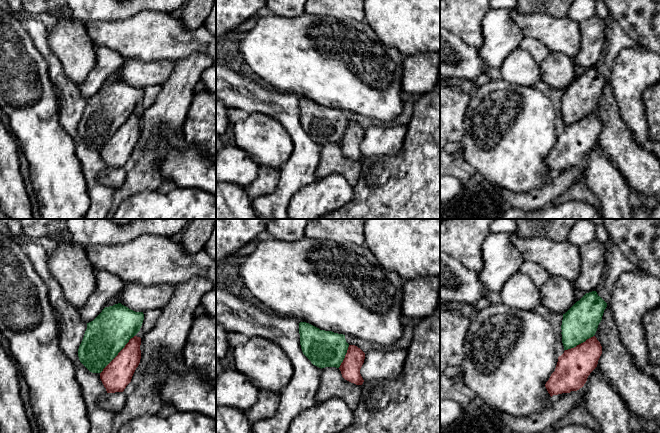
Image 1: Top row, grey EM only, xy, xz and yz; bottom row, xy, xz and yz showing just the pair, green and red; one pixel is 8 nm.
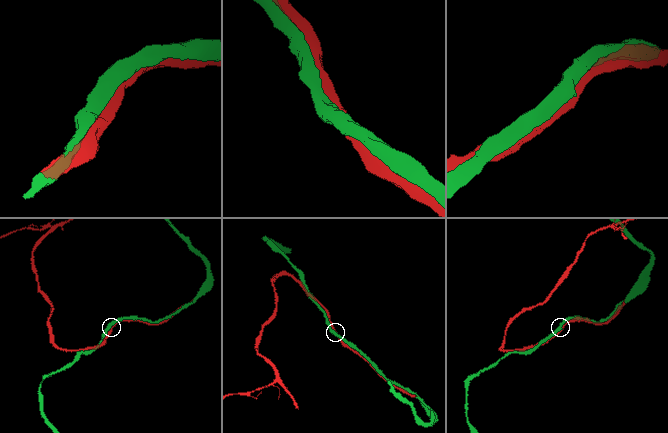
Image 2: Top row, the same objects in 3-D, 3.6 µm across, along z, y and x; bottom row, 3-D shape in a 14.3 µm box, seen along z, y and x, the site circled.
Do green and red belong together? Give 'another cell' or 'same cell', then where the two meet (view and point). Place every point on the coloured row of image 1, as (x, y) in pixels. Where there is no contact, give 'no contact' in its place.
same cell; contact xy (117, 354)

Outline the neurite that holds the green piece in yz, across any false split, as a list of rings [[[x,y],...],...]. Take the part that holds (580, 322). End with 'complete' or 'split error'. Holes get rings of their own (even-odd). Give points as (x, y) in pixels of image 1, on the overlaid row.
[[[592,291],[563,314],[561,334],[565,351],[545,384],[551,397],[579,390],[597,367],[602,346],[594,335],[606,307],[607,303]]] | split error

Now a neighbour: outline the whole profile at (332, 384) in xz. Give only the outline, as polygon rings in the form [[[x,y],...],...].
[[[322,368],[320,385],[315,395],[318,403],[337,397],[354,412],[359,405],[361,393],[361,385],[345,380],[339,368]]]

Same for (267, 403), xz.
[[[261,390],[256,403],[244,412],[245,416],[251,423],[267,419],[276,413],[279,402],[278,392]]]

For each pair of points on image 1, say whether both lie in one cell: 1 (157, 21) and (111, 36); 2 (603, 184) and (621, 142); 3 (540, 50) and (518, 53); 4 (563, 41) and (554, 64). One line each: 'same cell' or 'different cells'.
1: same cell
2: different cells
3: different cells
4: different cells

